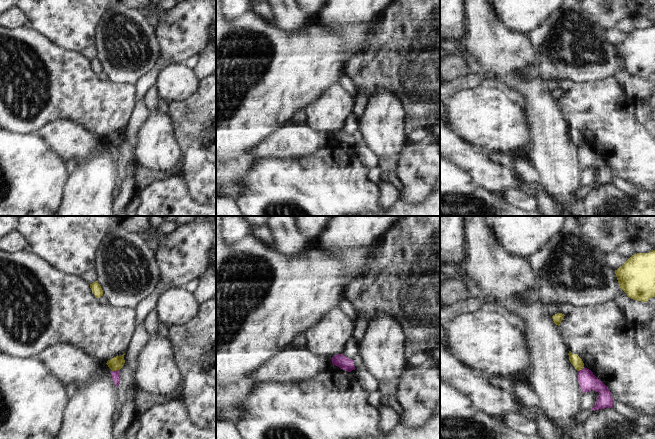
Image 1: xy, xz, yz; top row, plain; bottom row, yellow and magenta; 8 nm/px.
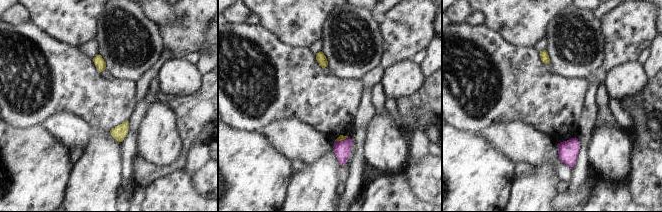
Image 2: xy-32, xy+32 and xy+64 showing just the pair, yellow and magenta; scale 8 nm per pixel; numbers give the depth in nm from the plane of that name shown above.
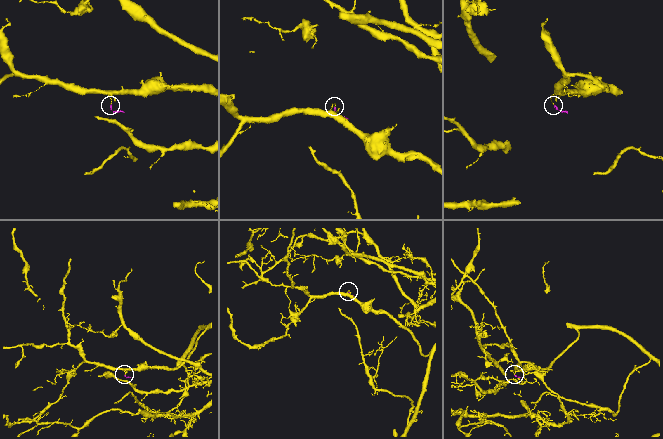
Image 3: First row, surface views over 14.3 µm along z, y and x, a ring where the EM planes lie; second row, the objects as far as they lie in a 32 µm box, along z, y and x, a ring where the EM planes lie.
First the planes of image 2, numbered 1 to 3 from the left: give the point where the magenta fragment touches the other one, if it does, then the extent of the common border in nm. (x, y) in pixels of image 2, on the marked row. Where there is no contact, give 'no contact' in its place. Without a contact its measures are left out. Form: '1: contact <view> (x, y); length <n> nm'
1: no contact
2: contact xy+32 (341, 139); length 120 nm
3: no contact

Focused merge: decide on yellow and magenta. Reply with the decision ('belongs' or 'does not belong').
does not belong

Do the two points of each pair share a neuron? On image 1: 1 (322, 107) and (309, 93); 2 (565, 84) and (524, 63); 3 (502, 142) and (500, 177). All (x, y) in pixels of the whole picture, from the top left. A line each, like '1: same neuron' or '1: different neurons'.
1: different neurons
2: different neurons
3: different neurons

